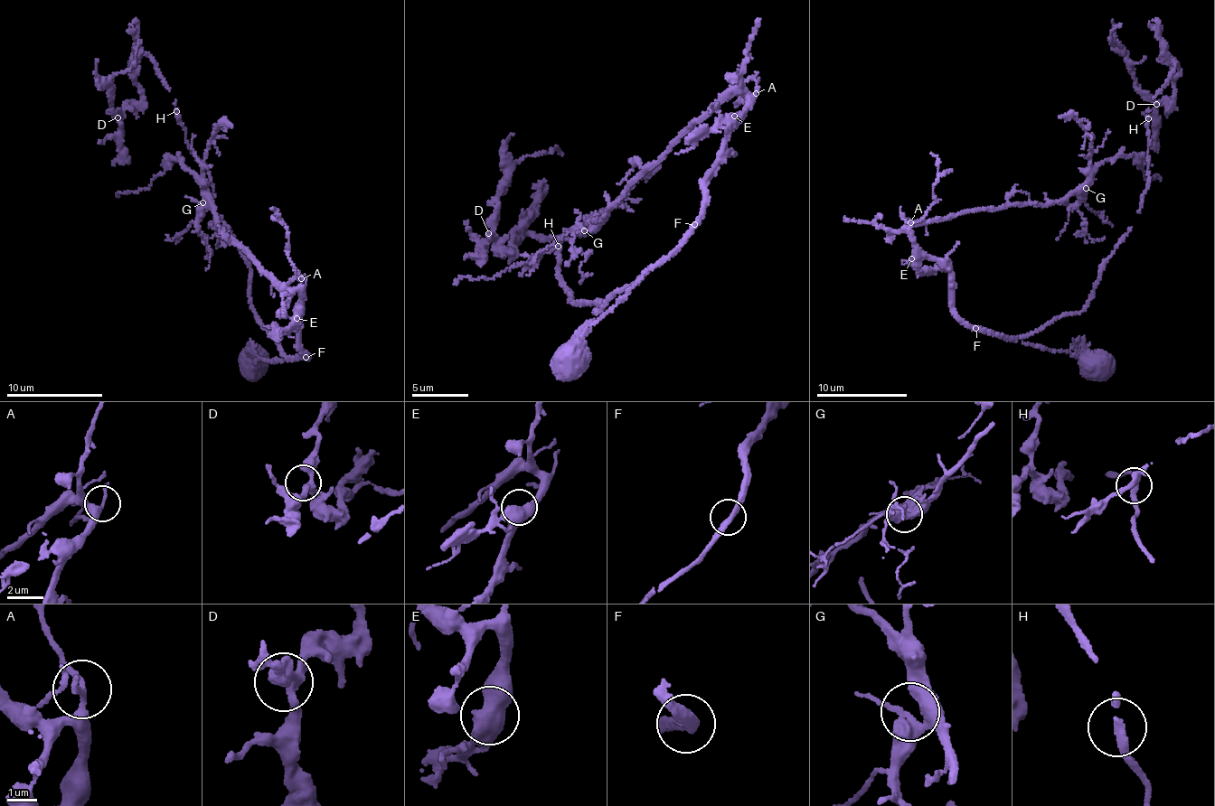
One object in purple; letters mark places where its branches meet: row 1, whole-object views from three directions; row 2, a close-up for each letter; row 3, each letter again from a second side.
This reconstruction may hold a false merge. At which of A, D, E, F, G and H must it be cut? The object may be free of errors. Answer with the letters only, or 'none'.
none

